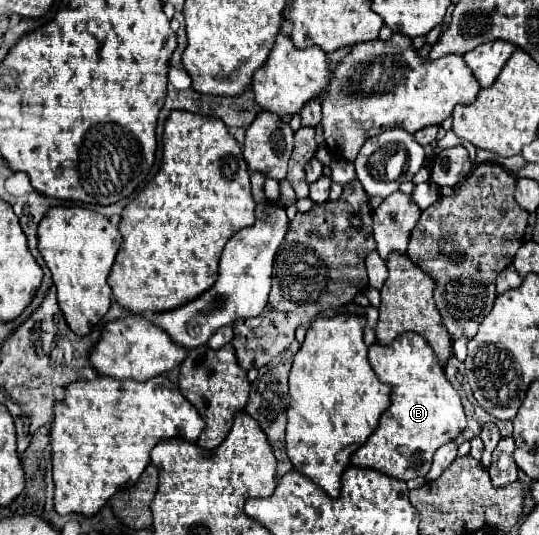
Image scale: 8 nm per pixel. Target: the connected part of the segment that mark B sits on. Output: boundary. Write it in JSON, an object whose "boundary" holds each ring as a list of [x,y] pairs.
{"boundary":[[[405,332],[405,334],[397,336],[395,342],[387,344],[387,346],[383,346],[379,342],[371,344],[369,346],[369,362],[371,362],[377,378],[381,382],[391,384],[391,388],[393,388],[391,390],[391,406],[381,416],[379,426],[375,428],[371,438],[351,456],[351,464],[379,470],[379,472],[389,474],[393,478],[399,478],[403,482],[417,478],[417,476],[425,476],[431,468],[431,460],[433,460],[435,450],[439,446],[443,446],[445,442],[455,440],[467,426],[465,410],[463,410],[463,404],[459,400],[459,394],[451,386],[451,382],[447,380],[443,366],[439,366],[441,362],[437,360],[429,342],[425,342],[423,336],[419,336],[415,332]]]}

